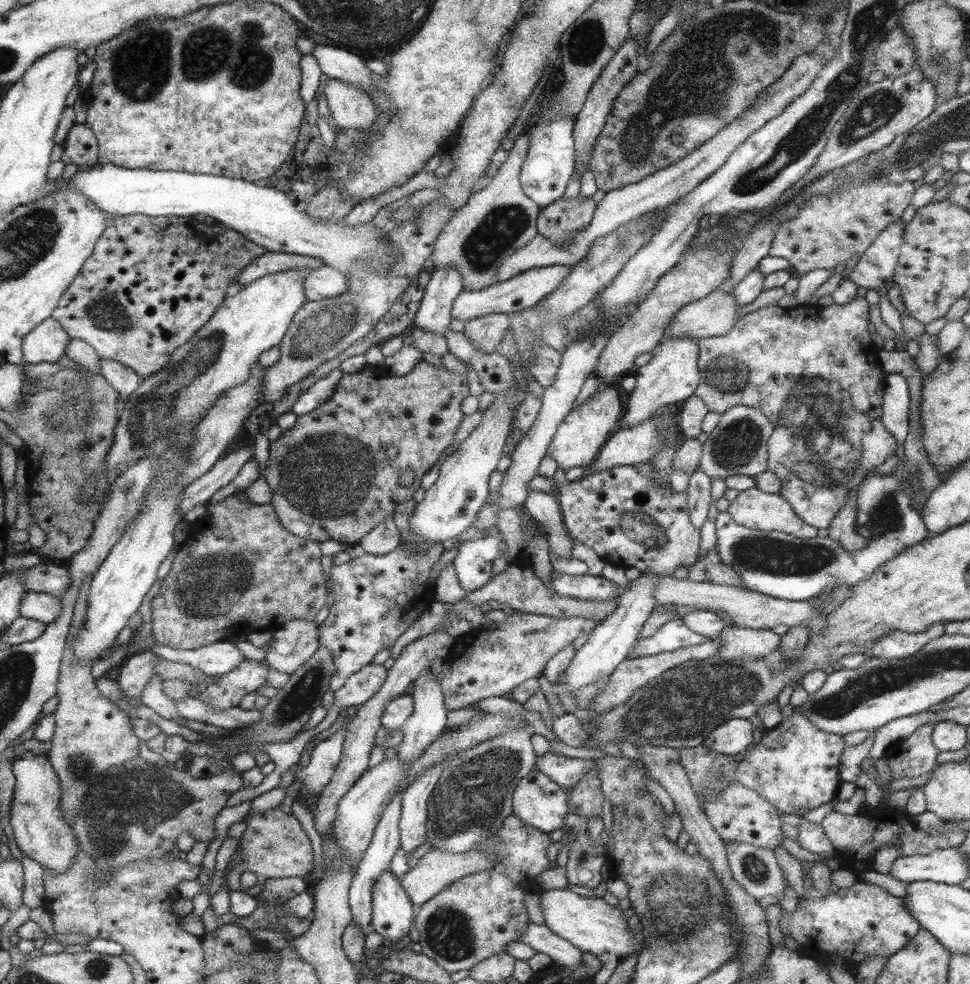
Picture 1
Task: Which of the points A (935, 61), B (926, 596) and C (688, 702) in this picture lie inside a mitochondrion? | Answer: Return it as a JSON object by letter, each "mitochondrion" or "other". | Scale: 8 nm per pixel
{"A":"mitochondrion","B":"other","C":"mitochondrion"}

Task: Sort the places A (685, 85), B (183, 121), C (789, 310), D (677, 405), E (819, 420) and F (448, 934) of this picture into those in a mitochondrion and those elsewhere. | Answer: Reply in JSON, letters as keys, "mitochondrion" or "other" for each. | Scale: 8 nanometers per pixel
{"A":"mitochondrion","B":"other","C":"other","D":"other","E":"mitochondrion","F":"mitochondrion"}

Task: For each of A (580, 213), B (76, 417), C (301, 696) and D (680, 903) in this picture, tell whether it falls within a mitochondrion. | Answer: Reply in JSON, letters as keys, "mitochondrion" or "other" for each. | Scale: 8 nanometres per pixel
{"A":"other","B":"mitochondrion","C":"mitochondrion","D":"mitochondrion"}

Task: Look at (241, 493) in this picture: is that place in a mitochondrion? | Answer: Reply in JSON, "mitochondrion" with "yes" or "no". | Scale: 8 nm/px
{"mitochondrion":"no"}

